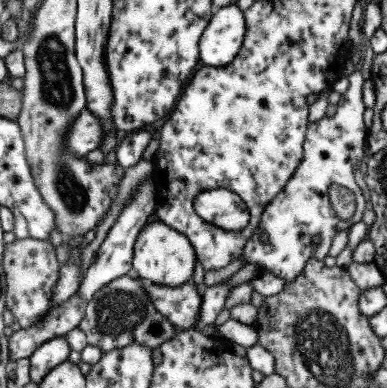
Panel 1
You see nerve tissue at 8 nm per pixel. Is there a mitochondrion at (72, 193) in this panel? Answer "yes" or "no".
yes

